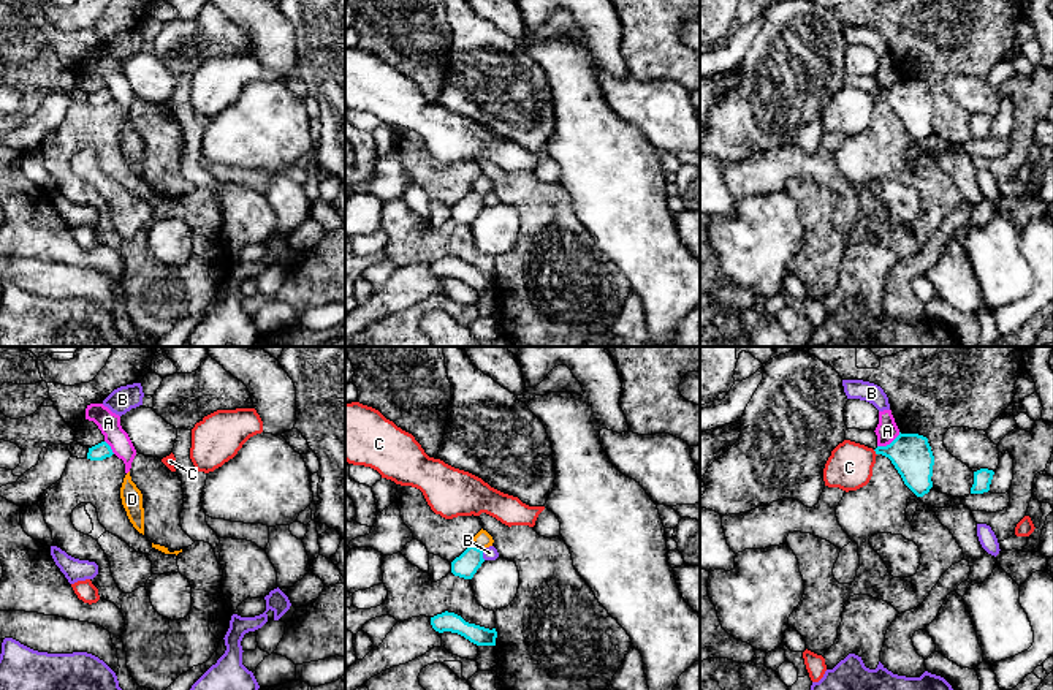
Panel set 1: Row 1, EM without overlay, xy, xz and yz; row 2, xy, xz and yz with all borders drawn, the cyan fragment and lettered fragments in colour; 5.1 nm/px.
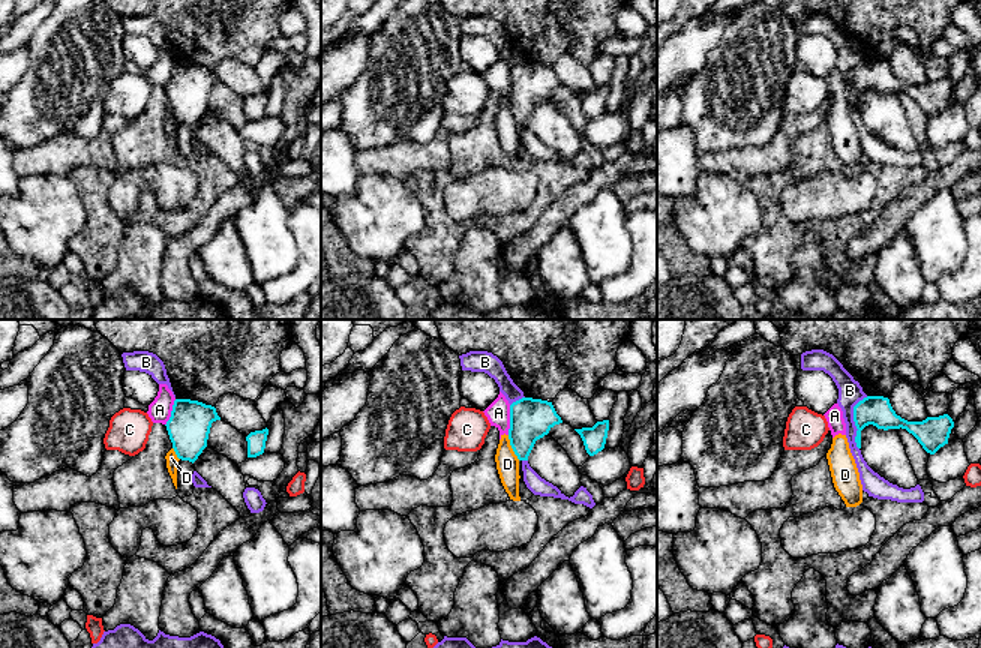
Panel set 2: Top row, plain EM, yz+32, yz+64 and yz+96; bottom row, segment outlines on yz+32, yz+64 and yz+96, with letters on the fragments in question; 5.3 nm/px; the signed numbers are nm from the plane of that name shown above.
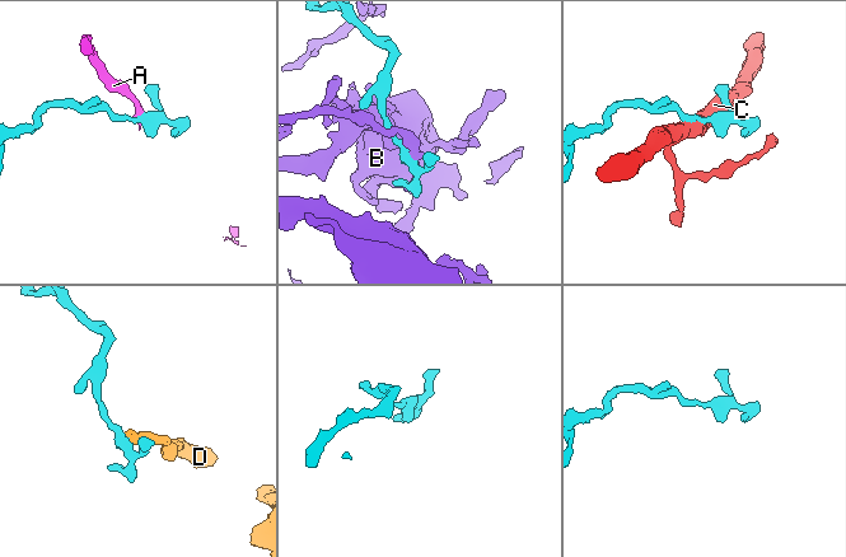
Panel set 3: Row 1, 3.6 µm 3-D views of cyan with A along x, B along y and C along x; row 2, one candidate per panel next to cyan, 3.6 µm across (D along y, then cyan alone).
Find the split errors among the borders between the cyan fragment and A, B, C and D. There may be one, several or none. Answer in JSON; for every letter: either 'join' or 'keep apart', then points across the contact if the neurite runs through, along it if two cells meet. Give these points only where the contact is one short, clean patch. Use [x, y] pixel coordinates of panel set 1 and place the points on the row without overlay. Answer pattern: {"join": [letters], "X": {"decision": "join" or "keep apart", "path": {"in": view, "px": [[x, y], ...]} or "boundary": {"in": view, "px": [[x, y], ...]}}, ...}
{"join": [], "A": {"decision": "keep apart", "boundary": {"in": "yz", "px": [[900, 78], [889, 89], [878, 92]]}}, "B": {"decision": "keep apart", "boundary": {"in": "xz", "px": [[482, 197], [485, 204]]}}, "C": {"decision": "keep apart", "boundary": {"in": "yz", "px": [[873, 95], [876, 100]]}}, "D": {"decision": "keep apart", "boundary": {"in": "xz", "px": [[471, 190], [482, 197]]}}}

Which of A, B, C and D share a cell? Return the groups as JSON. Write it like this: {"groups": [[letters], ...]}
{"groups": [["A", "D"], ["B"], ["C"]]}

